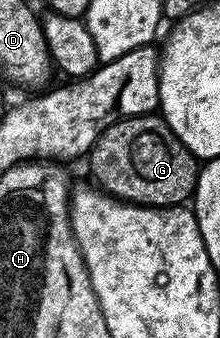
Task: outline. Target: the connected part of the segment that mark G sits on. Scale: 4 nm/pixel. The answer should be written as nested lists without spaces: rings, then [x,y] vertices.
[[[162,115],[130,116],[109,126],[99,135],[99,140],[91,147],[89,161],[94,183],[102,191],[128,204],[146,204],[149,208],[169,208],[183,206],[194,197],[195,184],[199,180],[200,161],[173,134]]]

